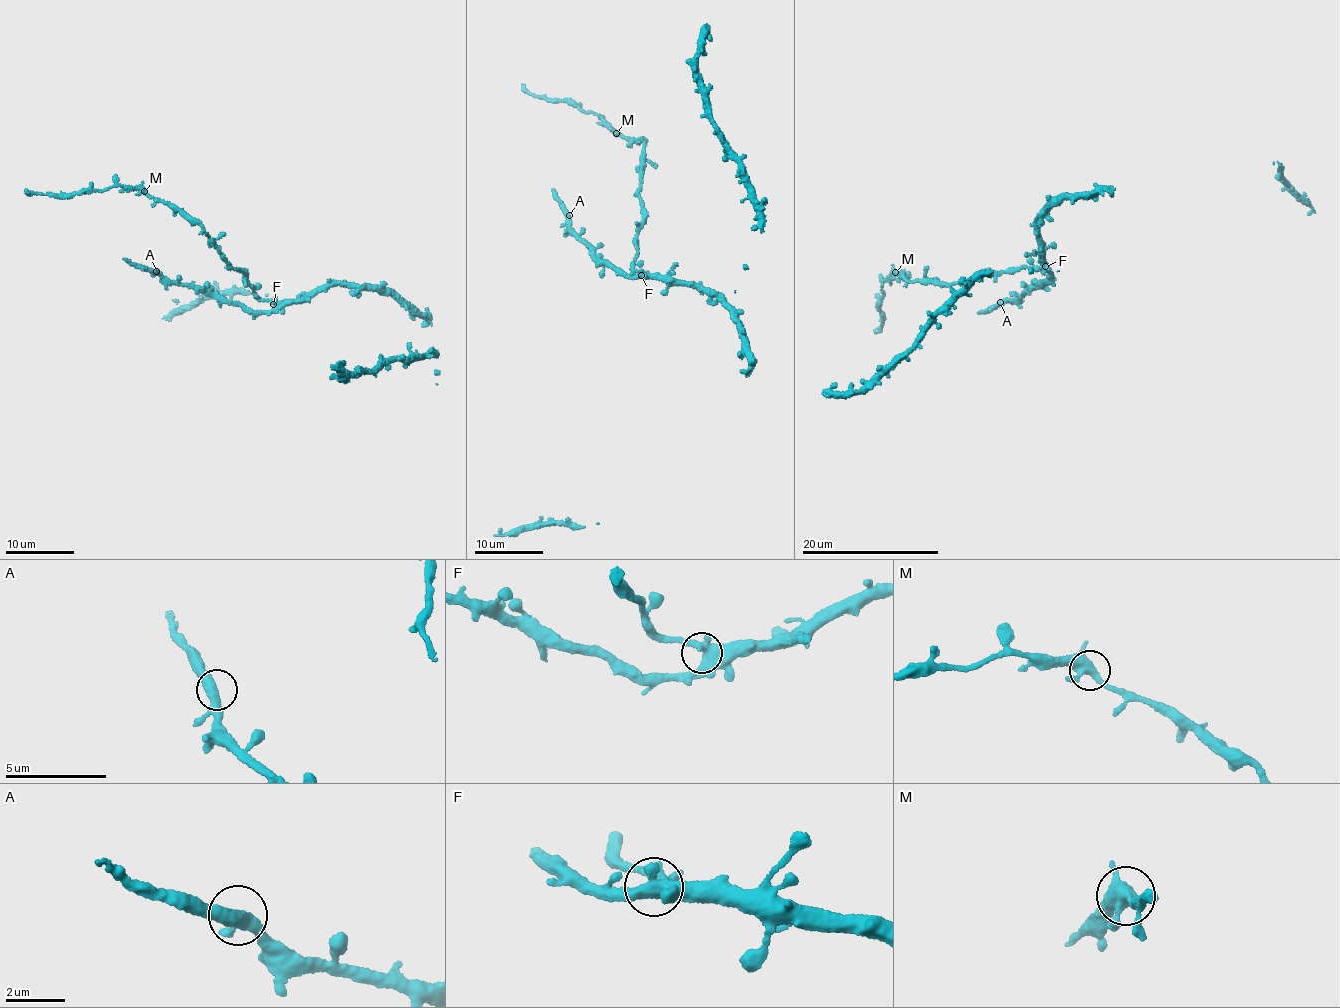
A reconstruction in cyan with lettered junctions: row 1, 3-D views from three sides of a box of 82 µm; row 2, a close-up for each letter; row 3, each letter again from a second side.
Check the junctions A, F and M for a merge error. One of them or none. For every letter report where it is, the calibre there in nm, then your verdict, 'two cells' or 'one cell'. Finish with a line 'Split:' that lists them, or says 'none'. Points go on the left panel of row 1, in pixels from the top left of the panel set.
A: (156, 271) | 380 nm | one cell
F: (273, 304) | 460 nm | one cell
M: (144, 191) | 380 nm | one cell
Split: none

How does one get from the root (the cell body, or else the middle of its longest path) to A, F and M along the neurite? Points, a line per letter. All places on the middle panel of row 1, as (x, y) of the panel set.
A: (697, 289), (663, 278), (625, 277), (594, 254), (594, 250), (578, 237), (570, 227), (569, 215)
F: (697, 289), (641, 275)
M: (697, 289), (647, 278), (633, 269), (636, 231), (642, 218), (639, 183), (645, 141), (617, 134)

